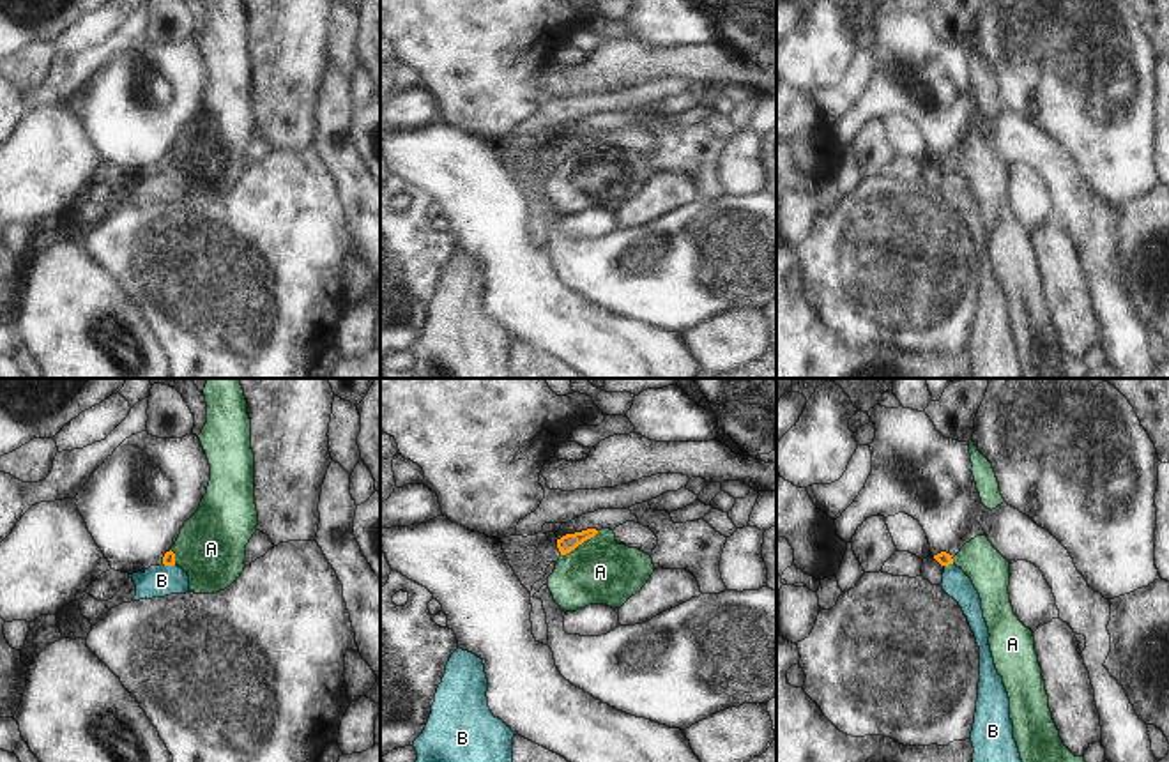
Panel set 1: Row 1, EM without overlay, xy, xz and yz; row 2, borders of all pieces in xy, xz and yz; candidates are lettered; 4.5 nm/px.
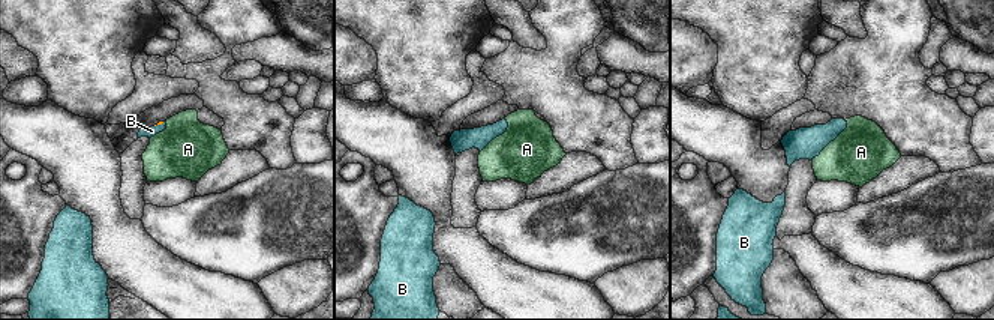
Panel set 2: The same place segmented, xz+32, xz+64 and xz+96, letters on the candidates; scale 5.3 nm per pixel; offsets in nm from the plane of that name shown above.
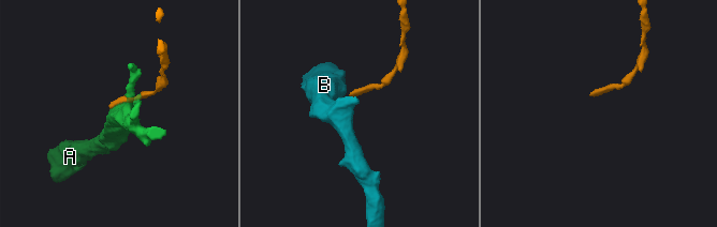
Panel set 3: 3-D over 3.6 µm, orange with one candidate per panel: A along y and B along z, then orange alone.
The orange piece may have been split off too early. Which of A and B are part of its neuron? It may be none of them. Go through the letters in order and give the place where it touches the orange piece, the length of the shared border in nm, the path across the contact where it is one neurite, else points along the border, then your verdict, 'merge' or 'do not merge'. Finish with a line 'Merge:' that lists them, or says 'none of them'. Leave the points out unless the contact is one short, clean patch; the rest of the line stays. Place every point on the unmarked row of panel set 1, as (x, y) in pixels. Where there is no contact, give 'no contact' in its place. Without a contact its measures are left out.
A: xz (579, 147) | 200 nm | do not merge
B: yz (948, 168) | 40 nm | along yz (952, 167), (945, 170) | do not merge
Merge: none of them

